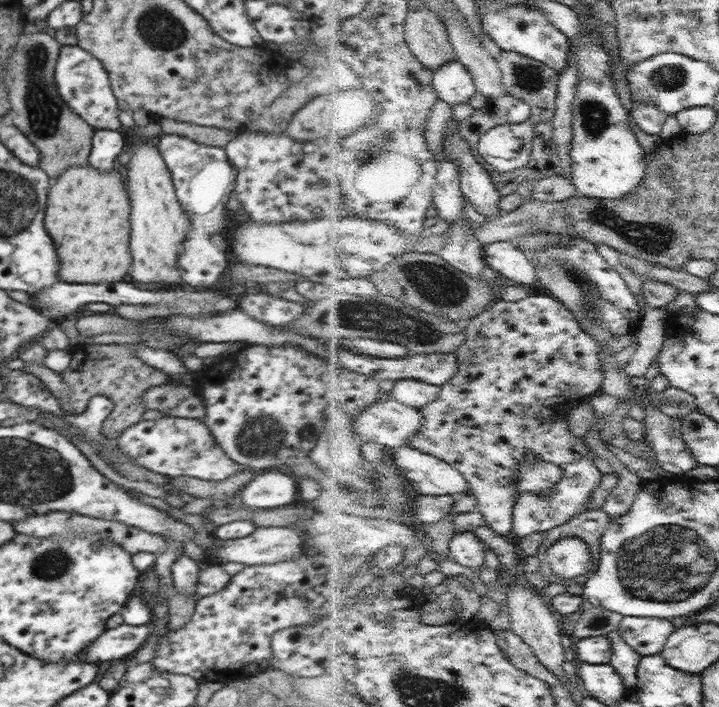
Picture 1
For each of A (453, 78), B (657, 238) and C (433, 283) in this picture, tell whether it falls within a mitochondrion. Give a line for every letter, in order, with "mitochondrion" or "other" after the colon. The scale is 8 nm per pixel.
A: other
B: mitochondrion
C: mitochondrion

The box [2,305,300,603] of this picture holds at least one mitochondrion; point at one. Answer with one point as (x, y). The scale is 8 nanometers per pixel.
(55, 562)

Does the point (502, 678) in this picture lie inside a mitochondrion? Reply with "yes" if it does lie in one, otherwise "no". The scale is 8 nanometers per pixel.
no

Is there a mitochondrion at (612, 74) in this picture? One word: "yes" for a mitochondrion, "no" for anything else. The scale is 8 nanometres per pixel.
no

